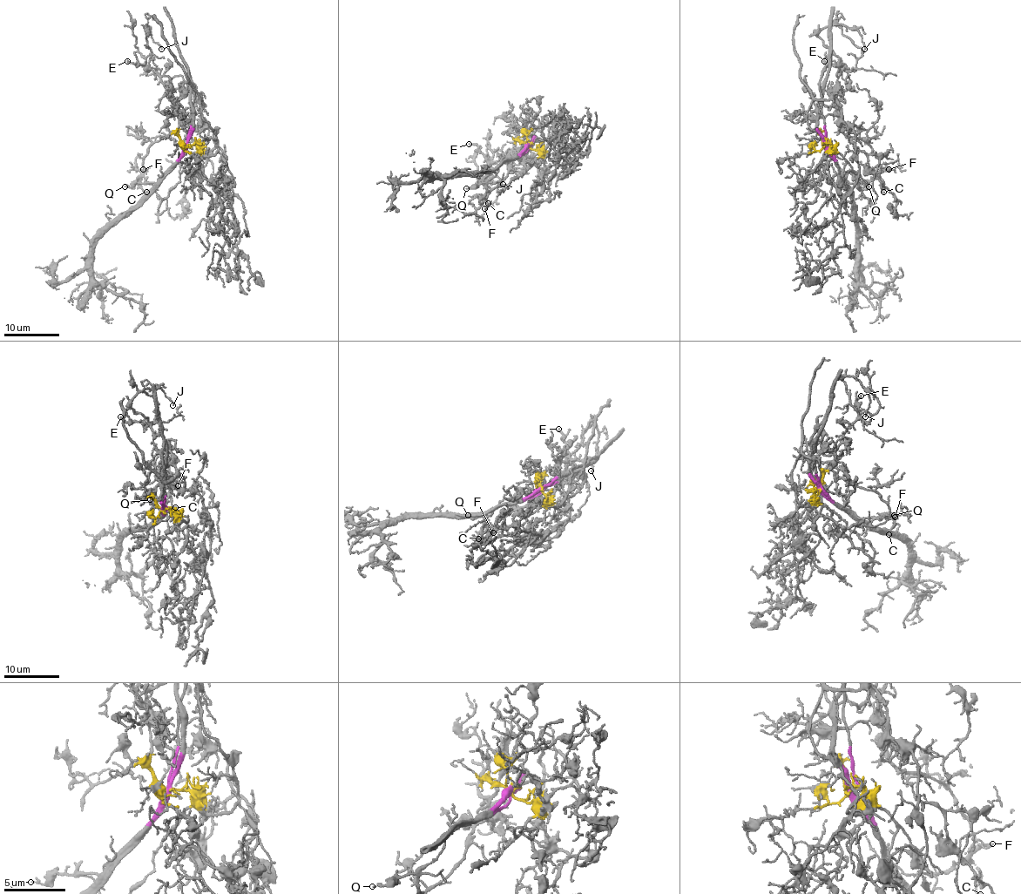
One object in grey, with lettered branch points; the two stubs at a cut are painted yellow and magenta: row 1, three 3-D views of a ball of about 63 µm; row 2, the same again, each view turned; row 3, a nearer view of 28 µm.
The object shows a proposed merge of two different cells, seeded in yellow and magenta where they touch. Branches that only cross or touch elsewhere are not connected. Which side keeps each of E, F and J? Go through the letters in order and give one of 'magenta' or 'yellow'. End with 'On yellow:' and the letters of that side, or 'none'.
E: yellow
F: yellow
J: yellow
On yellow: E, F, J

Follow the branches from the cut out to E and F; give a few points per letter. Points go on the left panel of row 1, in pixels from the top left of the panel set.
E: (186, 145), (209, 155), (217, 149), (202, 100), (193, 92), (175, 98), (153, 71), (127, 60)
F: (186, 145), (209, 155), (217, 149), (193, 92), (177, 102), (179, 127), (156, 141), (144, 168)

